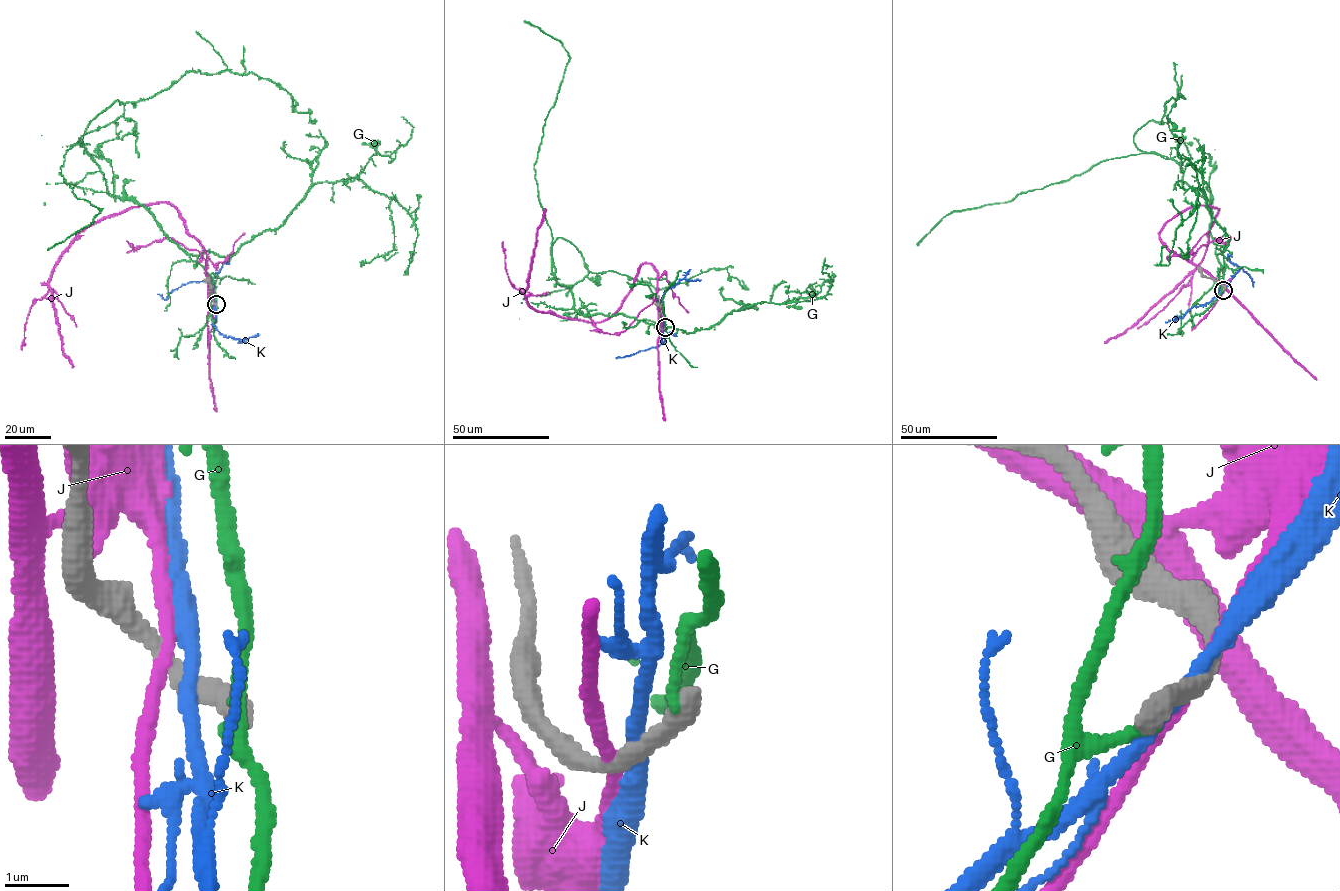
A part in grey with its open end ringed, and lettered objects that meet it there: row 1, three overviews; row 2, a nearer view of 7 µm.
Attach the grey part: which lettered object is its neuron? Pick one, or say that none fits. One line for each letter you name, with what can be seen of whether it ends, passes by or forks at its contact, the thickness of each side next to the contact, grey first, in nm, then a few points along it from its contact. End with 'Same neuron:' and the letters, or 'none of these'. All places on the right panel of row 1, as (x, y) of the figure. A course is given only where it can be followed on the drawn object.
Same neuron: none of these

